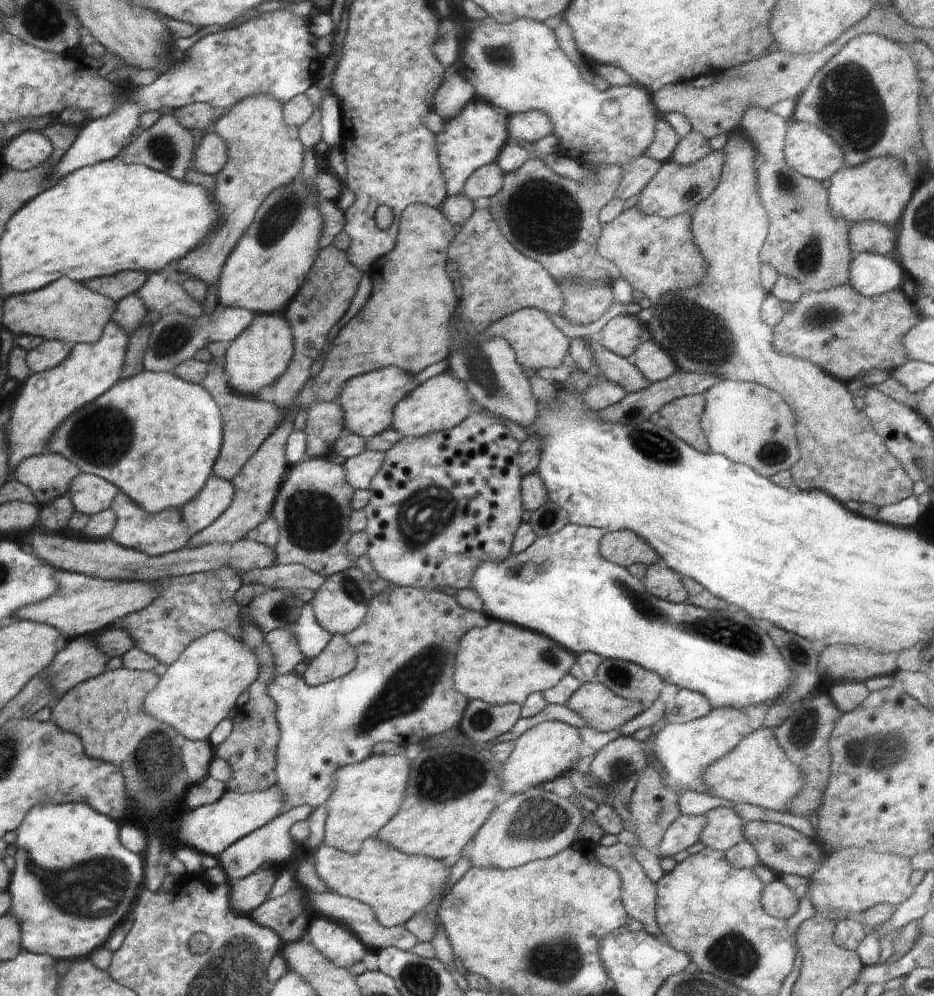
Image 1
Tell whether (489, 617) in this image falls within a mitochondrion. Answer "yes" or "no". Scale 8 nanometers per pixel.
no

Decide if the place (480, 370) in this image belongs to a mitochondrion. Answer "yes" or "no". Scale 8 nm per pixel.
yes

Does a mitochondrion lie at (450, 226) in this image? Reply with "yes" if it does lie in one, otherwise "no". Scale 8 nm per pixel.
no

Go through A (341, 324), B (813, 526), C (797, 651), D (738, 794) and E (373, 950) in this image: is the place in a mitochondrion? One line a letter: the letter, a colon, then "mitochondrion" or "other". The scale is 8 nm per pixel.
A: other
B: other
C: mitochondrion
D: other
E: other

